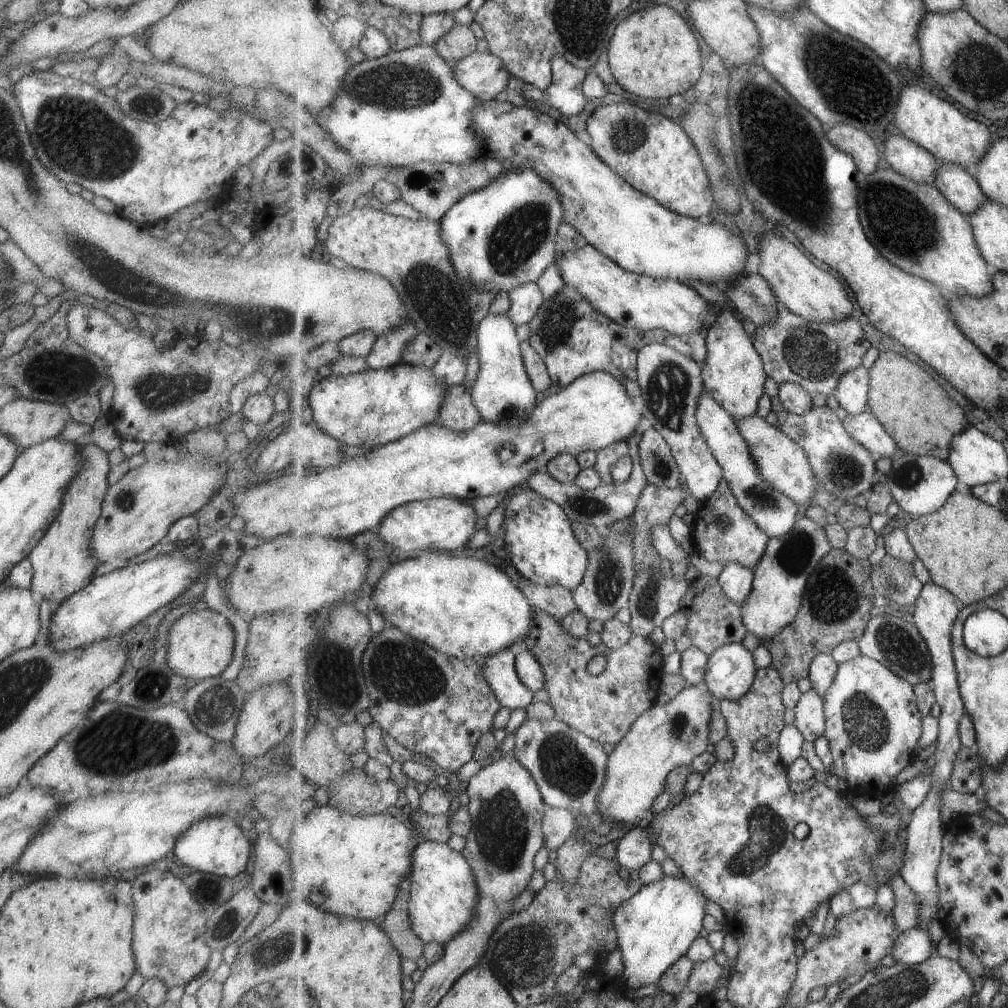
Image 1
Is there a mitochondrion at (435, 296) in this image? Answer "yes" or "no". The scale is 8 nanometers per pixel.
yes

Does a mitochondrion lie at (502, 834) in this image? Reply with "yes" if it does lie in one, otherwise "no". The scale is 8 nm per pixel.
yes

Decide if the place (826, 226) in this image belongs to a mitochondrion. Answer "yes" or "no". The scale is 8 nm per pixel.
yes

